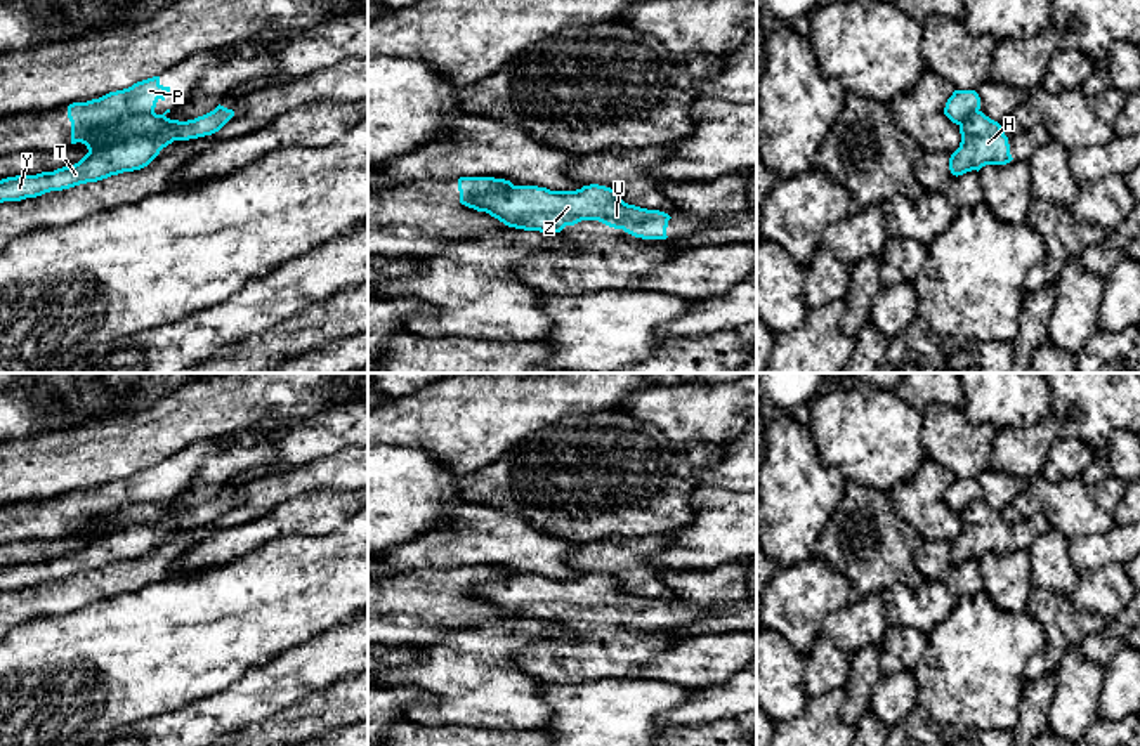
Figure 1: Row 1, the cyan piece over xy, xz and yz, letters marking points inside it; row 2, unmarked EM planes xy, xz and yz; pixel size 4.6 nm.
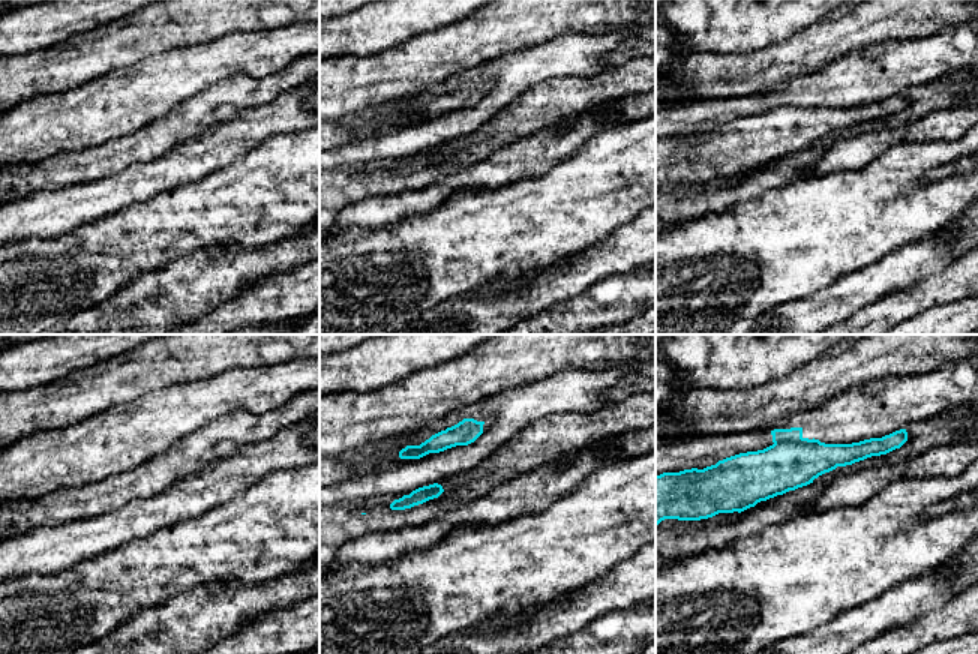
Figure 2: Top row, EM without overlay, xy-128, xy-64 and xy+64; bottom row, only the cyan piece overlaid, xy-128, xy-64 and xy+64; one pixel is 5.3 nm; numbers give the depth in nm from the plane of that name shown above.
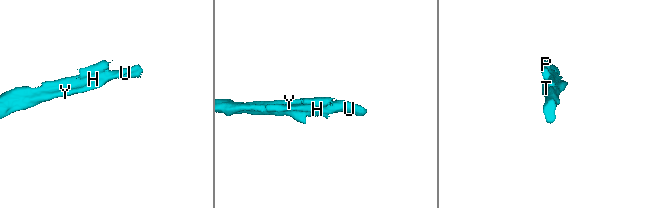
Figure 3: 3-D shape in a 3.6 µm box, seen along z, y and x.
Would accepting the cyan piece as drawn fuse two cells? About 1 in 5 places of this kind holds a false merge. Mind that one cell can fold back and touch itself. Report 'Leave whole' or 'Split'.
Split

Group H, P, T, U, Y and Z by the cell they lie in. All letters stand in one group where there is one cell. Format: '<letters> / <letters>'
H T U Y Z / P

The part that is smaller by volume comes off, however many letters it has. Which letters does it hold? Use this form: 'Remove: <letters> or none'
Remove: P

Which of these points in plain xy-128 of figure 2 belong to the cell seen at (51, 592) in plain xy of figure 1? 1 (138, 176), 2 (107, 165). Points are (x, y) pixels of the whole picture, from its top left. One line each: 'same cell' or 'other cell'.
1: other cell
2: same cell

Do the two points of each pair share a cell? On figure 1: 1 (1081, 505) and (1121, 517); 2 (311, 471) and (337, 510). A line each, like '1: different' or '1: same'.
1: different
2: different

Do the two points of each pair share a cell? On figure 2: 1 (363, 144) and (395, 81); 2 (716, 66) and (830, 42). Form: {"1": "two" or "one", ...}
{"1": "two", "2": "one"}

